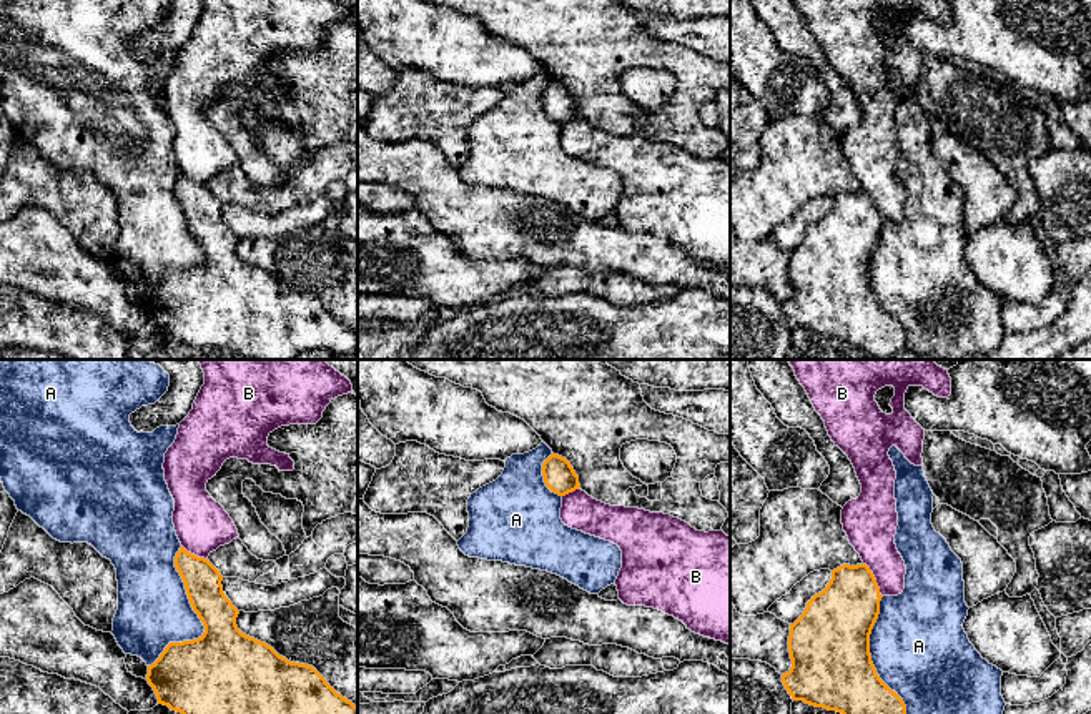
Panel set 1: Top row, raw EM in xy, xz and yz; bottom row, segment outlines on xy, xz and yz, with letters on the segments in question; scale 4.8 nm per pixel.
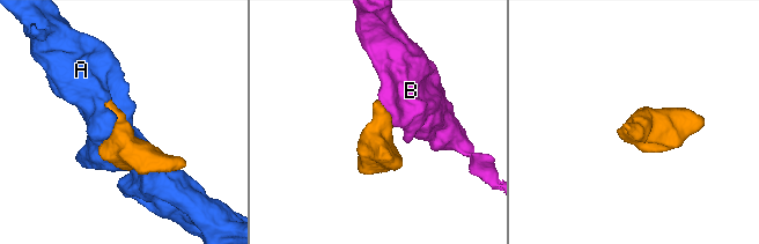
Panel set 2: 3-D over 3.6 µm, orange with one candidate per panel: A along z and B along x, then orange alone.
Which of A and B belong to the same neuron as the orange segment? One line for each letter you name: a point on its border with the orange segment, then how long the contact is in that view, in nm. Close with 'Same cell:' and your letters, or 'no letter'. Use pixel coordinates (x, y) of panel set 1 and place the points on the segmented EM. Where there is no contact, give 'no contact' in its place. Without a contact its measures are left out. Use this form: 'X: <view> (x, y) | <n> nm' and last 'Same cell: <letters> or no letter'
Same cell: no letter

